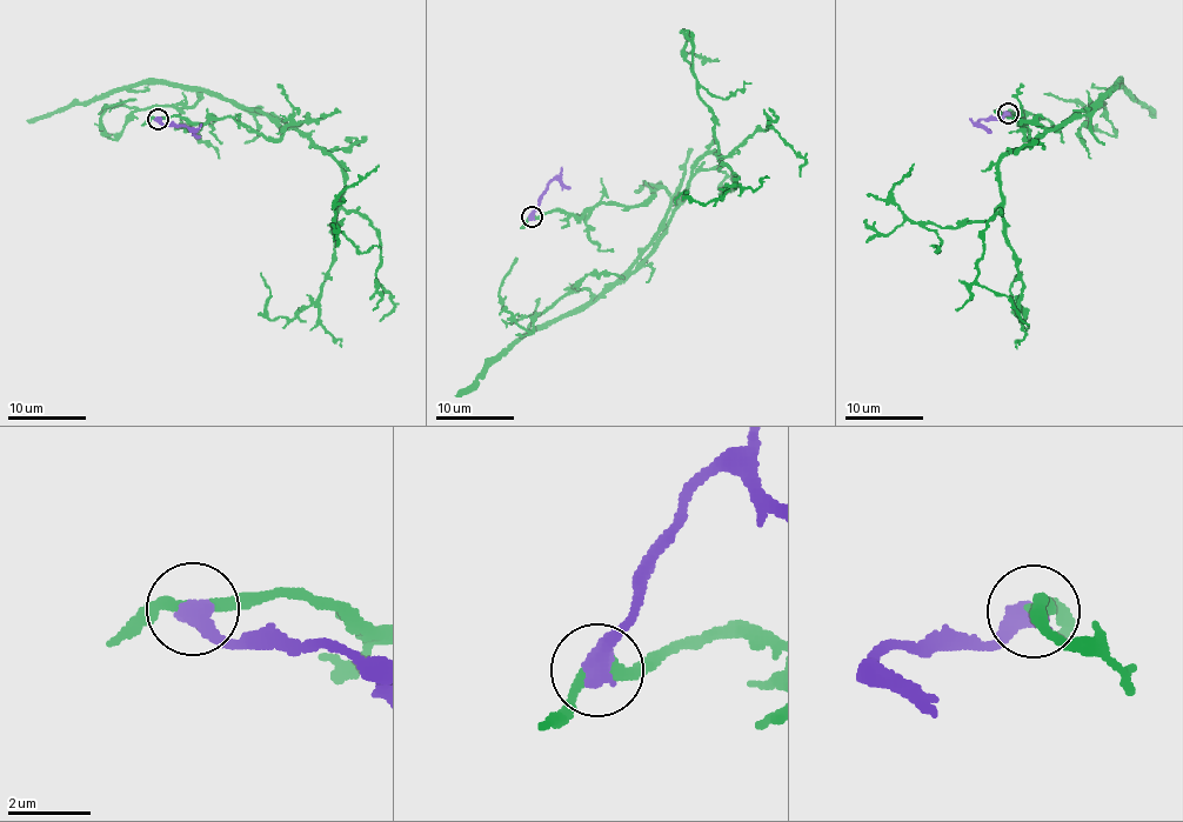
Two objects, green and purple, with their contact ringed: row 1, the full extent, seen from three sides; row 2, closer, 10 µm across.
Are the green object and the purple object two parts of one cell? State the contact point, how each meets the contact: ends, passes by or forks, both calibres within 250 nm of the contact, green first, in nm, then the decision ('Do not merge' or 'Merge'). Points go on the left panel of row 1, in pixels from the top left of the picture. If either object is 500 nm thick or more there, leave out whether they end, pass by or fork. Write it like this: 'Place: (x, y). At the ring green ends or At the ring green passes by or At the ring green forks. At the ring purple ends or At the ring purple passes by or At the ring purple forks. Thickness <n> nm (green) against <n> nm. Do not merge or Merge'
Place: (158, 119). Thickness 280 nm (green) against 550 nm. Merge

